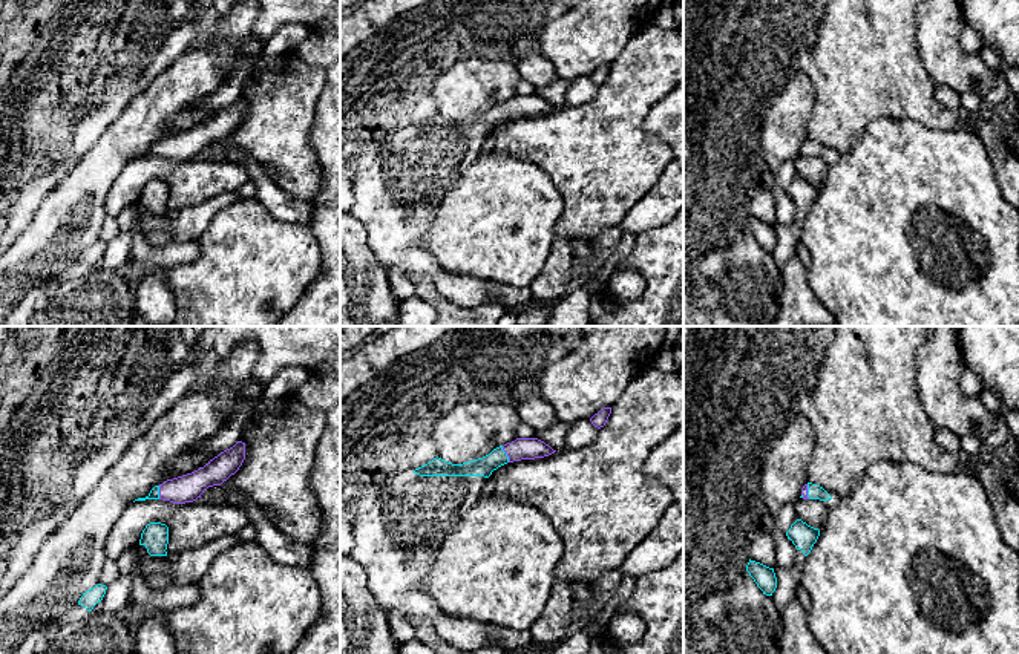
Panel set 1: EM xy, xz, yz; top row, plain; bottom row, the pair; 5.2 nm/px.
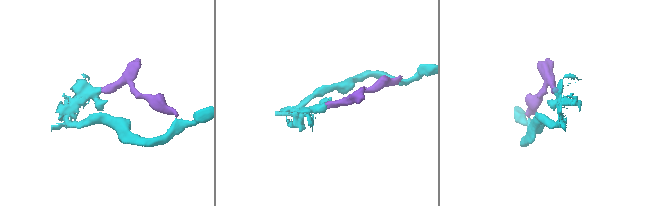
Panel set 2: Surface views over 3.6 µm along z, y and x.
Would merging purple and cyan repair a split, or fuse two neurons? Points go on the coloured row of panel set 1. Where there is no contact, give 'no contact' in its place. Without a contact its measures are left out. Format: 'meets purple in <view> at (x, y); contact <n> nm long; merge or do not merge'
meets purple in xz at (506, 452); contact 100 nm long; merge

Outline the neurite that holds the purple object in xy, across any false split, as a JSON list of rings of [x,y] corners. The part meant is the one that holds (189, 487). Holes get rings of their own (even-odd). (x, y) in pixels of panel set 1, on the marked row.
[[[238,441],[233,447],[221,452],[218,456],[210,459],[204,467],[199,467],[192,473],[173,478],[173,479],[167,479],[165,482],[155,486],[146,498],[138,498],[135,501],[162,499],[162,501],[170,501],[173,504],[193,502],[198,498],[201,498],[201,495],[208,487],[221,486],[231,475],[234,475],[242,466],[244,459],[245,459],[245,443]]]

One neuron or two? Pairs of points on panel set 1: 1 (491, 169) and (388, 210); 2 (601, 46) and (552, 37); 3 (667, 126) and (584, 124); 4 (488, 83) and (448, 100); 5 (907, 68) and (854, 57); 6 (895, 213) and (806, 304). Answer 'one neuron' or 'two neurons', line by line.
1: two neurons
2: one neuron
3: two neurons
4: one neuron
5: one neuron
6: two neurons

